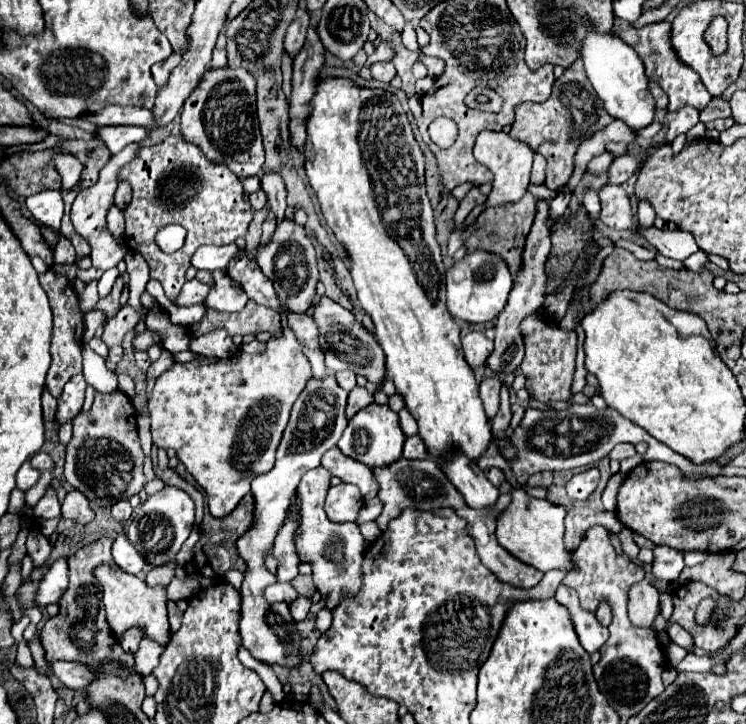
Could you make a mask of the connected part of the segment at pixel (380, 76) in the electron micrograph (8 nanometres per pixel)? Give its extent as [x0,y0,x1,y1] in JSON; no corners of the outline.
[371,62,397,82]

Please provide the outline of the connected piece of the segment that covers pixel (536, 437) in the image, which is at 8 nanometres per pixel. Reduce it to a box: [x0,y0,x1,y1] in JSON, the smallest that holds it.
[511,402,721,484]

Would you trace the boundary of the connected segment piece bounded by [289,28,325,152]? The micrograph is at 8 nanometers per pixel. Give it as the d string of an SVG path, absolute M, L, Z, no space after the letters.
M315 28L307 30L307 42L303 50L293 60L293 94L289 98L291 106L291 144L303 152L307 132L305 132L305 120L309 118L309 102L313 98L313 92L319 84L319 74L323 68L323 44L319 40L319 34Z

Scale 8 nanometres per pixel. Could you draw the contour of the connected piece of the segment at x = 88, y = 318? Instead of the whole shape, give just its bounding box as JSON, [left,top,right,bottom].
[83,312,105,344]

